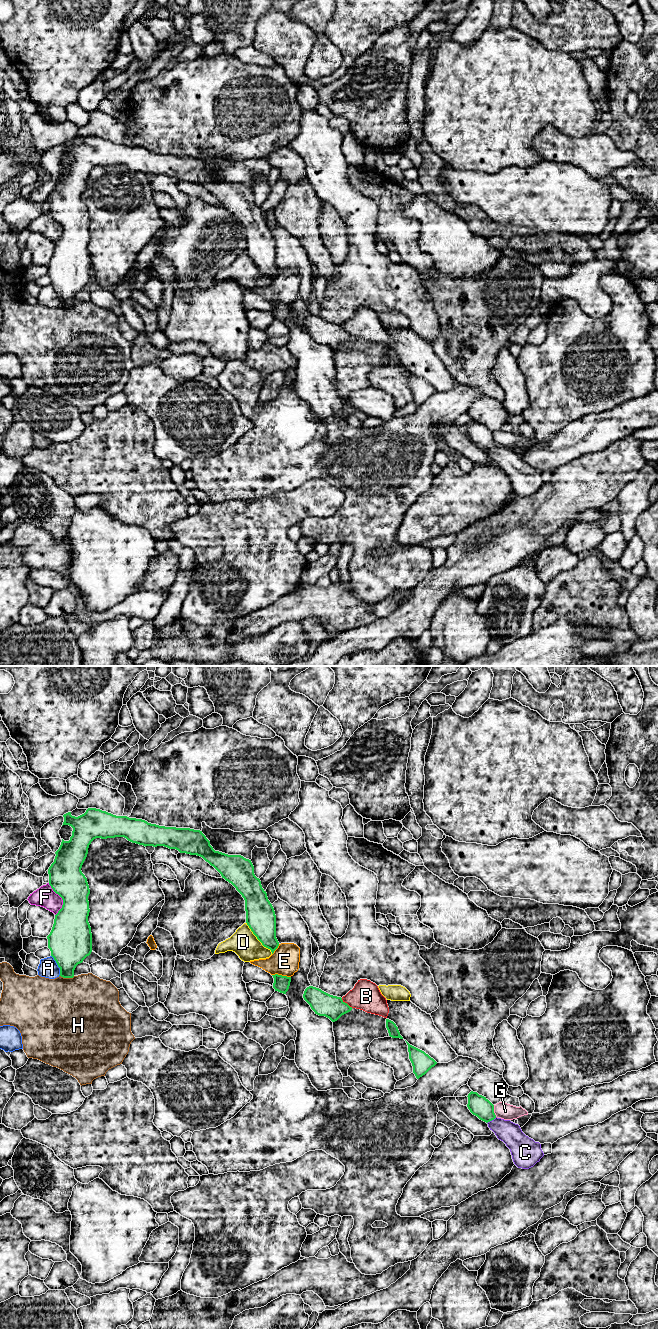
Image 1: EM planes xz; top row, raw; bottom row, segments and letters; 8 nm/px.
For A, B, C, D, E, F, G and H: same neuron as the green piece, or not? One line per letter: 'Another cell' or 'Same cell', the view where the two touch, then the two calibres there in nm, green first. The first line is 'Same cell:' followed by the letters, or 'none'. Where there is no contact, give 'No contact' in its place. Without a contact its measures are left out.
Same cell: C
A: Another cell. Touches green in xz. Thickness 360 nm (green) against 160 nm
B: Another cell. Touches green in xz. Thickness 190 nm (green) against 240 nm
C: Same cell. Touches green in xz. Thickness 160 nm (green) against 180 nm
D: Another cell. Touches green in xz. Thickness 240 nm (green) against 220 nm
E: Another cell. Touches green in xz. Thickness 130 nm (green) against 220 nm
F: Another cell. Touches green in xz. Thickness 300 nm (green) against 160 nm
G: Another cell. Touches green in xz. Thickness 160 nm (green) against 130 nm
H: Another cell. Touches green in xz. Thickness 320 nm (green) against 500 nm

